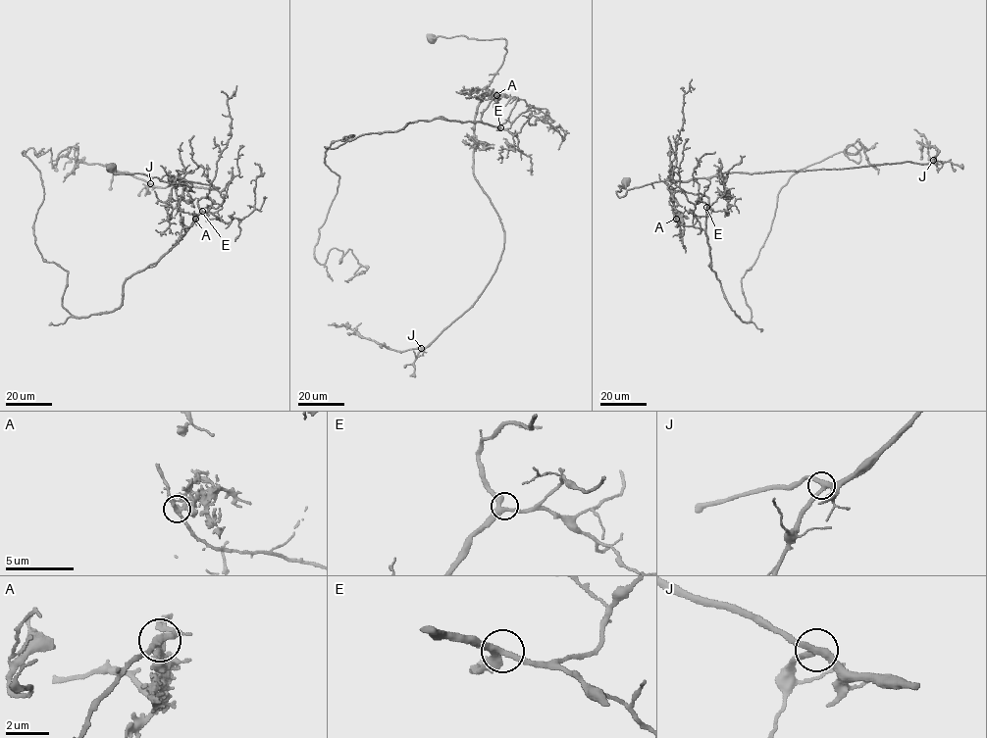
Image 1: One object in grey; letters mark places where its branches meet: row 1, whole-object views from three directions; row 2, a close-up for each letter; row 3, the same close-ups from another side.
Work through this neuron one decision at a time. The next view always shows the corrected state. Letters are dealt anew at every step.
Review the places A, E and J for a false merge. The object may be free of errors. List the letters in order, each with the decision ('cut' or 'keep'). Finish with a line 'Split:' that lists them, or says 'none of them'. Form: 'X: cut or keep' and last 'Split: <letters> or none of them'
A: cut
E: keep
J: keep
Split: A

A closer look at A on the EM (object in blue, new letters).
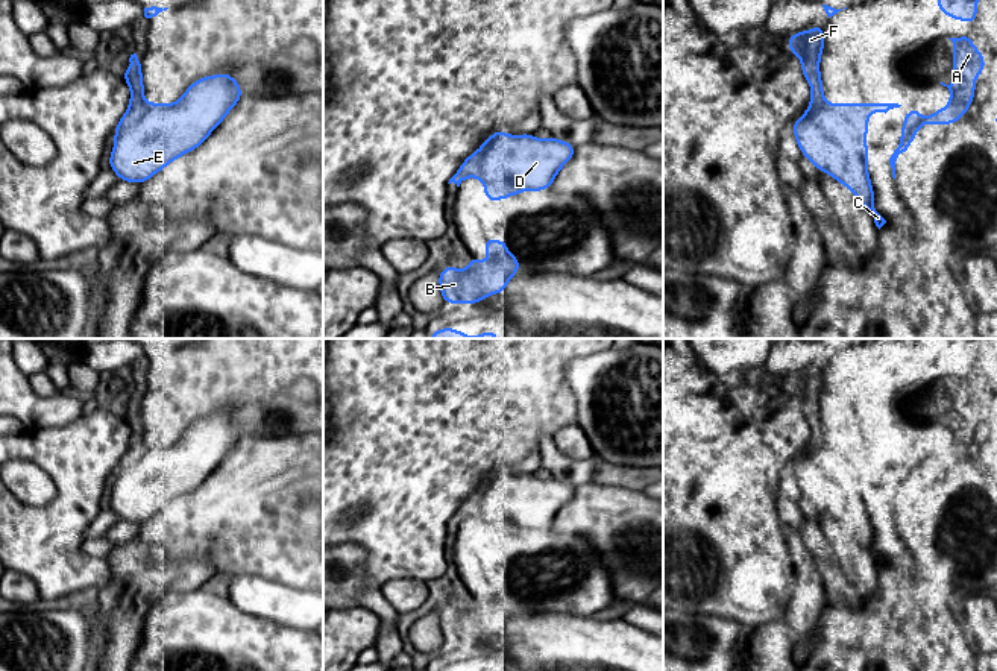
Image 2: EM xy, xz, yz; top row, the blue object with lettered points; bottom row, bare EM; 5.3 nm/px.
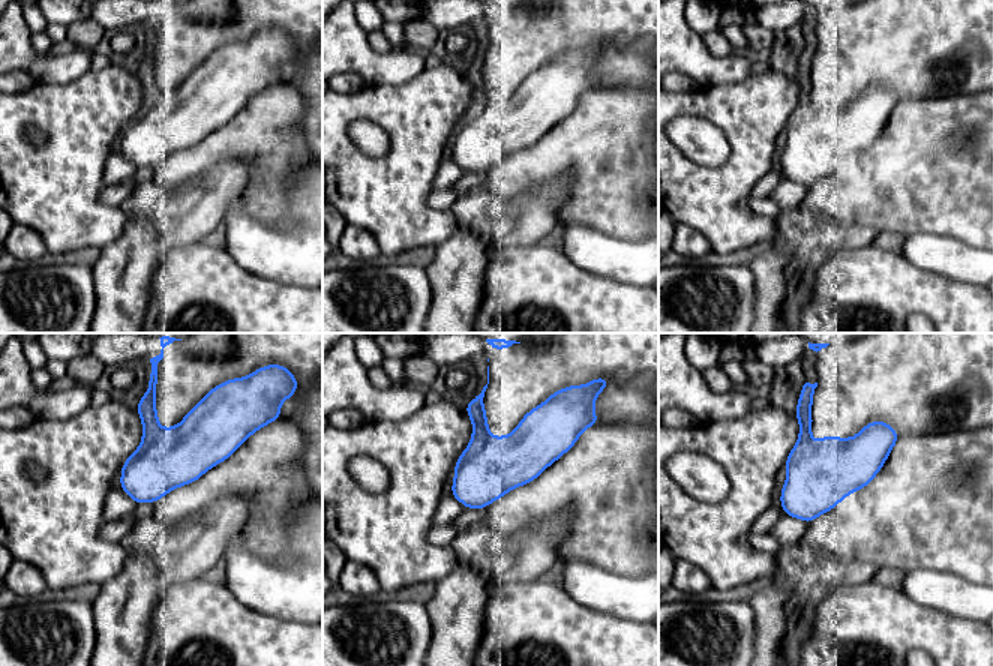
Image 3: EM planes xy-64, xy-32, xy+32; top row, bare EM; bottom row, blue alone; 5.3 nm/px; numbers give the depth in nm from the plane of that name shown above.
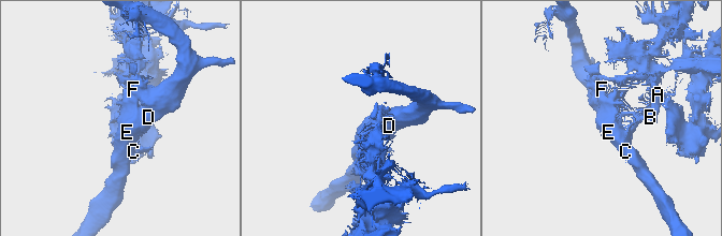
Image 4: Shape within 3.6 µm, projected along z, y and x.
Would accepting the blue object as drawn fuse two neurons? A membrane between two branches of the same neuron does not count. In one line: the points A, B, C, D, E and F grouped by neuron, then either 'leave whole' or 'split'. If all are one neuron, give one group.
A B F / C D E | split

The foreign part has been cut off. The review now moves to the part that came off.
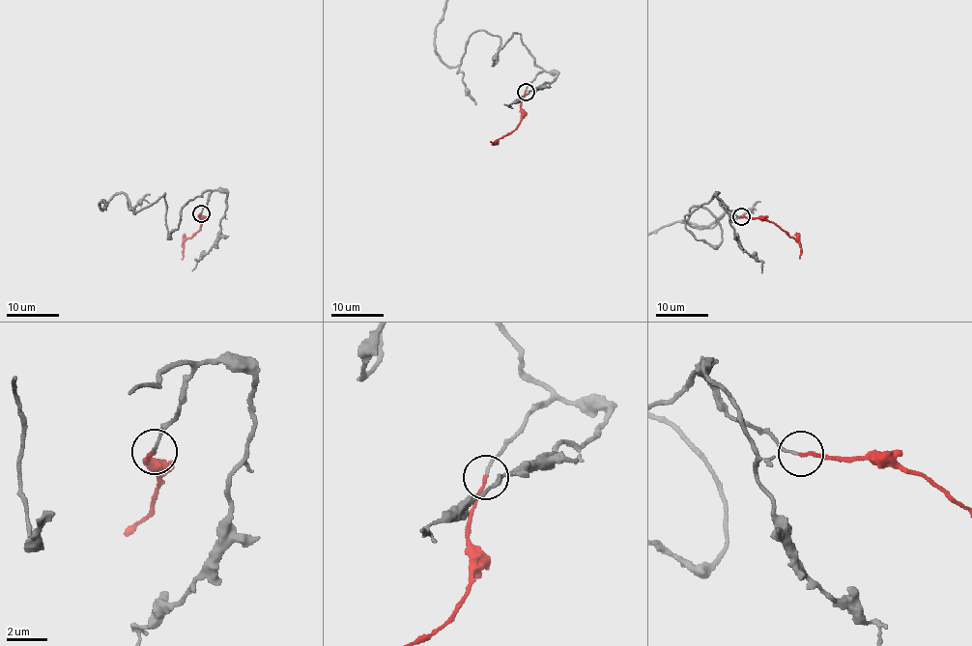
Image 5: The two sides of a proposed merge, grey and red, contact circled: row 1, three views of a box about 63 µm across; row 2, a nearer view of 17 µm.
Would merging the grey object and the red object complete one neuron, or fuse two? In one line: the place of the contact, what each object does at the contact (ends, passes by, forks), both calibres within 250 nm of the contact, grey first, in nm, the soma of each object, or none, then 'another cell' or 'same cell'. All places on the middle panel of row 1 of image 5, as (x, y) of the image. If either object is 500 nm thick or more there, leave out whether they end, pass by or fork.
at (526, 92); grey ends there; red ends there; 120 nm thick on the grey side, 160 nm on the other; no cell body on grey; no cell body on red; same cell

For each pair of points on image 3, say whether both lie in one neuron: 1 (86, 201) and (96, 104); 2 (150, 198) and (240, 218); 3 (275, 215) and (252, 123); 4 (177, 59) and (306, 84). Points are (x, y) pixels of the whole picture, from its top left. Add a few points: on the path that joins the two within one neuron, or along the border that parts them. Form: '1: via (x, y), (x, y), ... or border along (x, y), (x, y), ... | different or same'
1: via (86, 177), (86, 128) | same
2: border along (240, 194), (230, 203), (222, 221) | different
3: via (269, 192), (269, 146) | same
4: border along (306, 48), (300, 57), (300, 74), (291, 84) | different

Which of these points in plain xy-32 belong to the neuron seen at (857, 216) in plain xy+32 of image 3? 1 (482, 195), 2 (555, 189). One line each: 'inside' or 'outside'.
1: outside
2: outside

